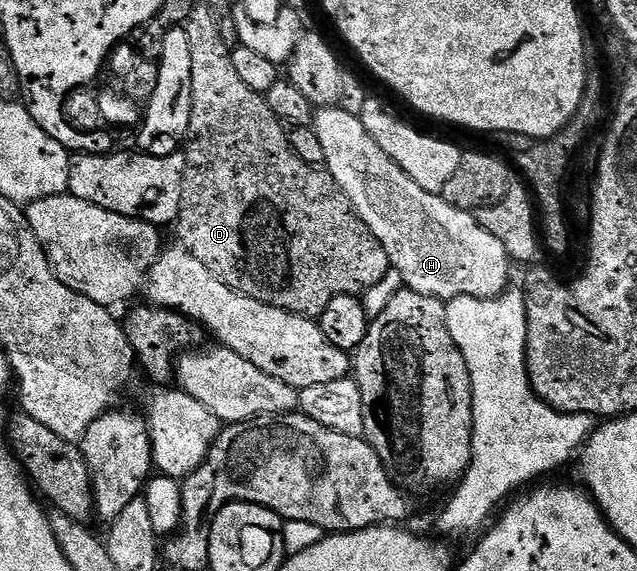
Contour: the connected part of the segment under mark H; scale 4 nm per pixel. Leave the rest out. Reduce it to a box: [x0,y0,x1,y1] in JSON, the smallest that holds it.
[311,107,510,303]

